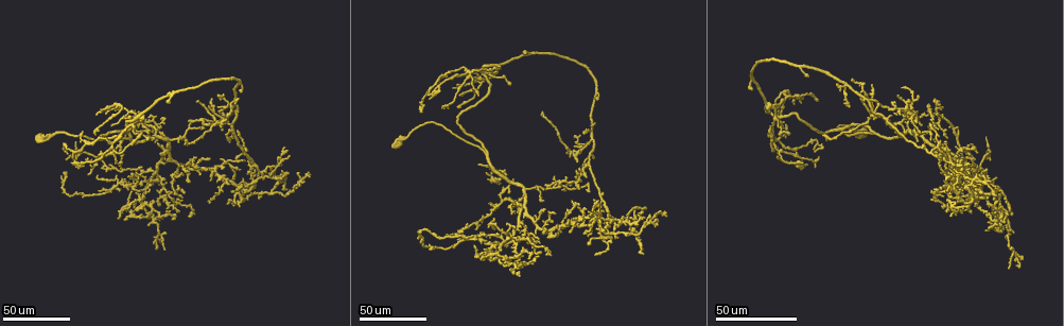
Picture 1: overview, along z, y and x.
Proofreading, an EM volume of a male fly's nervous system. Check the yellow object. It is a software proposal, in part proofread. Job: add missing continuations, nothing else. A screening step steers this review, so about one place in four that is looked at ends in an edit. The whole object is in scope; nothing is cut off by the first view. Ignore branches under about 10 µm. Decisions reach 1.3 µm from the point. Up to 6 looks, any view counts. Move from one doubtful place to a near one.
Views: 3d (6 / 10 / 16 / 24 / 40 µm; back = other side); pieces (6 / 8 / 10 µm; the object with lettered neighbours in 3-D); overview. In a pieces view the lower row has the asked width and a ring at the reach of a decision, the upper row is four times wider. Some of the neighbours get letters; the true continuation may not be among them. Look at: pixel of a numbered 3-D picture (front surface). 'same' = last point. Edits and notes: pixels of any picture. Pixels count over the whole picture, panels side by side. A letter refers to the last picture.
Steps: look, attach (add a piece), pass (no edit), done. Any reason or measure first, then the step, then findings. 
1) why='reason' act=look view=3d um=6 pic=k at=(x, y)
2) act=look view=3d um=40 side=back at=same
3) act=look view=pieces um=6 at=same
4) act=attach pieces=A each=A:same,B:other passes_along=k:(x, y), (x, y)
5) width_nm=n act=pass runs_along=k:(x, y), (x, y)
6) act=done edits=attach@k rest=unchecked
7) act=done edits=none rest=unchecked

why='free end' act=look view=3d um=40 pic=1 at=(974, 168)

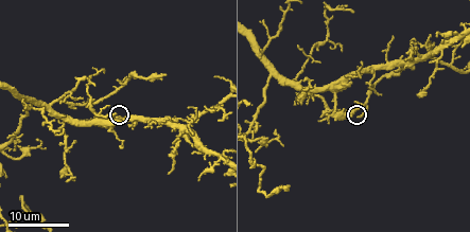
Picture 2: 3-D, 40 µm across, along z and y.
act=look view=3d um=6 pic=2 at=(357, 109)

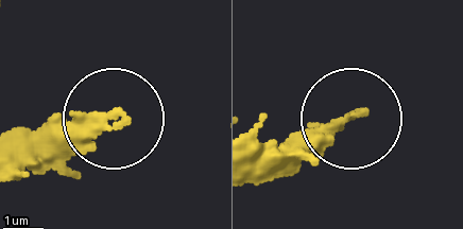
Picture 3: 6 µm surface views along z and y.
why='see the neighbours' act=look view=pieces um=6 pic=3 at=(360, 112)

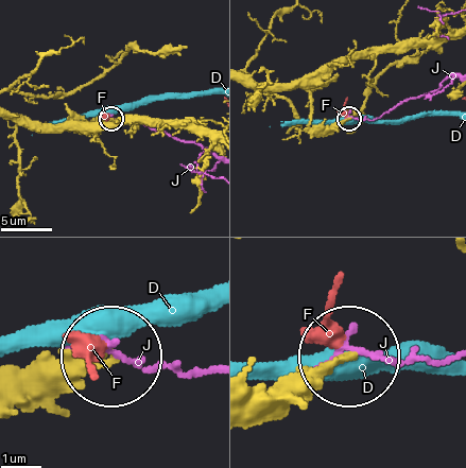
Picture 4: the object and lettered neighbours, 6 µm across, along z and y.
act=pass each=D:other,F:other,J:other runs_along=4:(248, 76), (305, 88), (312, 125), (347, 119) found='no lettered piece goes on from it'

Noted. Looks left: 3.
why='an open end' act=look view=3d um=24 pic=1 at=(922, 113)

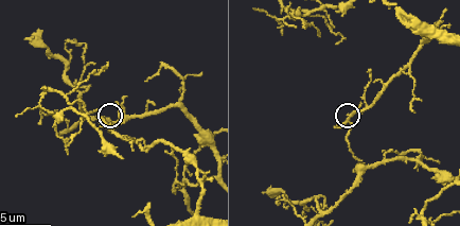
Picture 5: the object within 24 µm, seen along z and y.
act=look view=pieces um=8 pic=5 at=(98, 116)

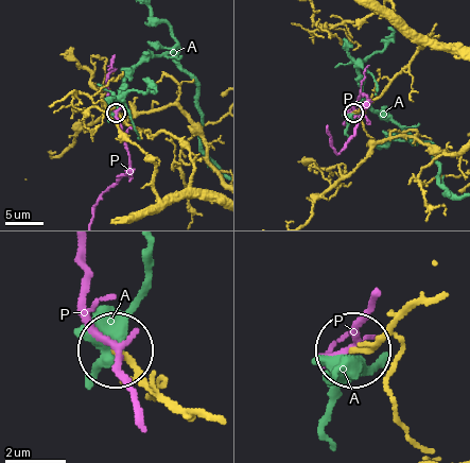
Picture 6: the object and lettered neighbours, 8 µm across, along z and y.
act=pass each=A:other,P:other found='no lettered piece goes on from it'

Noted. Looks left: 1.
act=done edits=none rest=unchecked

